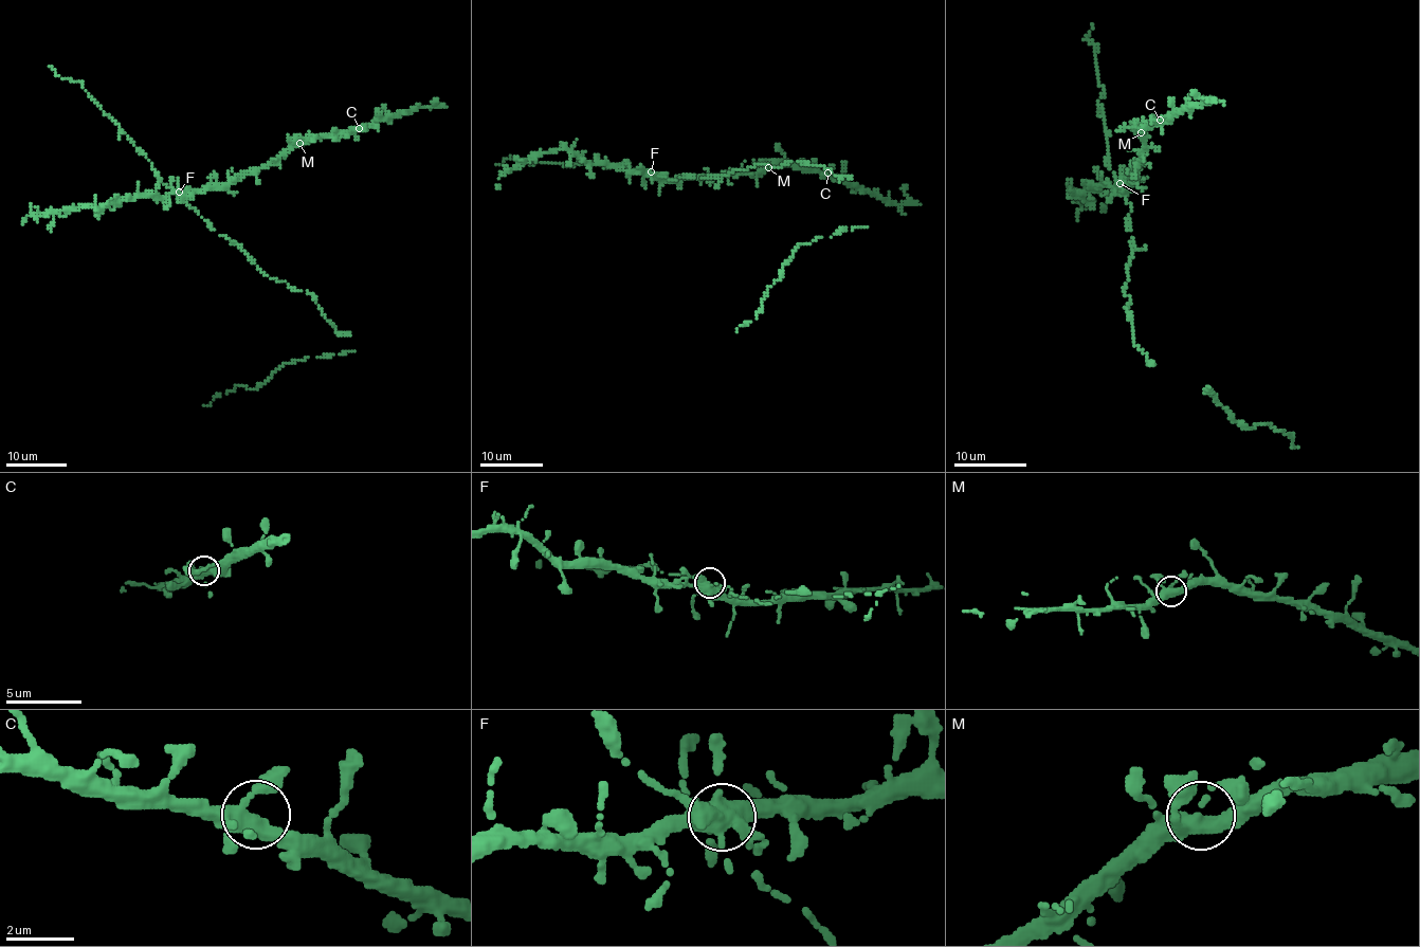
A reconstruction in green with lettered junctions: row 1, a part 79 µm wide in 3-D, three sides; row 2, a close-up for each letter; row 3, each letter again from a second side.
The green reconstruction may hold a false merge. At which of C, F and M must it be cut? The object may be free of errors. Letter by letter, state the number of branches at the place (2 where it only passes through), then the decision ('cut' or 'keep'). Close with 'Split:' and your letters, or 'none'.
C: 5 | keep
F: 7 | keep
M: 5 | keep
Split: none

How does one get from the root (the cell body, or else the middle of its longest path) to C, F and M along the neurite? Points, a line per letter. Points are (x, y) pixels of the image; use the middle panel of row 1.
C: (718, 176), (683, 177), (677, 181), (655, 176), (680, 180), (760, 174), (768, 167), (783, 164), (827, 172)
F: (718, 176), (683, 177), (672, 181), (652, 172)
M: (718, 176), (683, 177), (677, 181), (655, 176), (686, 180), (760, 174), (768, 167)

